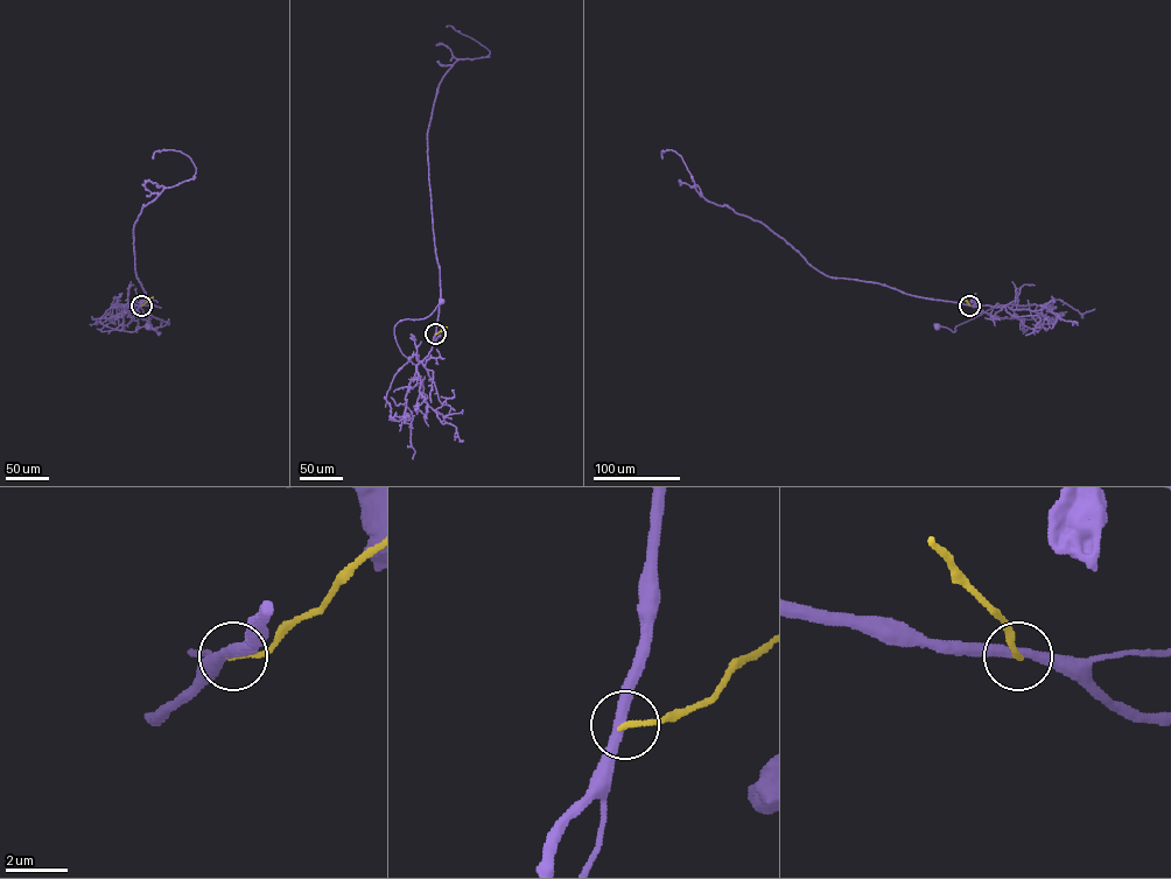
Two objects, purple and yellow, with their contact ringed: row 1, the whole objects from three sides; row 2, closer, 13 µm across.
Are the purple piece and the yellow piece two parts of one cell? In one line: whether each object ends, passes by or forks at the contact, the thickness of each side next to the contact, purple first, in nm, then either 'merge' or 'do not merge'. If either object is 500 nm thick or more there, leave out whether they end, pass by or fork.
purple passes by; yellow ends there; 320 nm thick on the purple side, 180 nm on the other; do not merge

